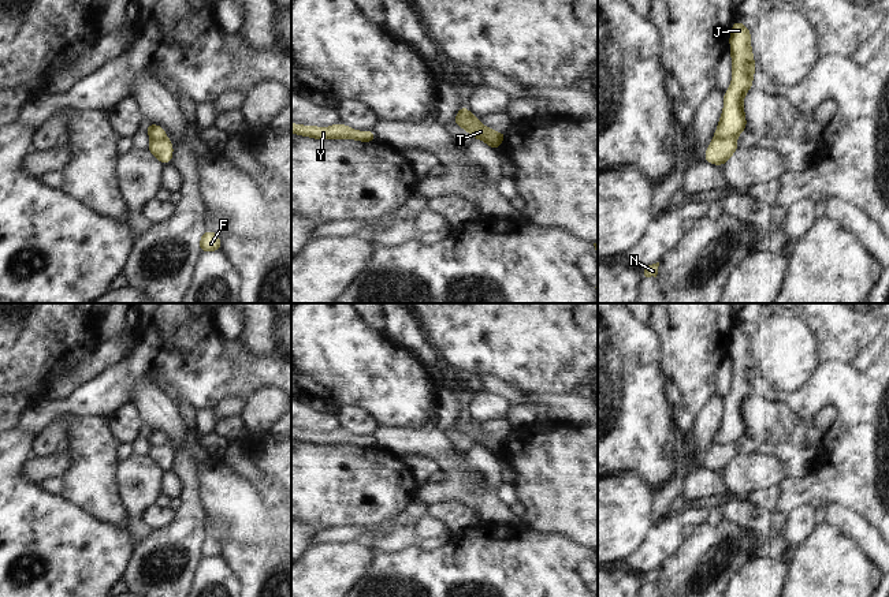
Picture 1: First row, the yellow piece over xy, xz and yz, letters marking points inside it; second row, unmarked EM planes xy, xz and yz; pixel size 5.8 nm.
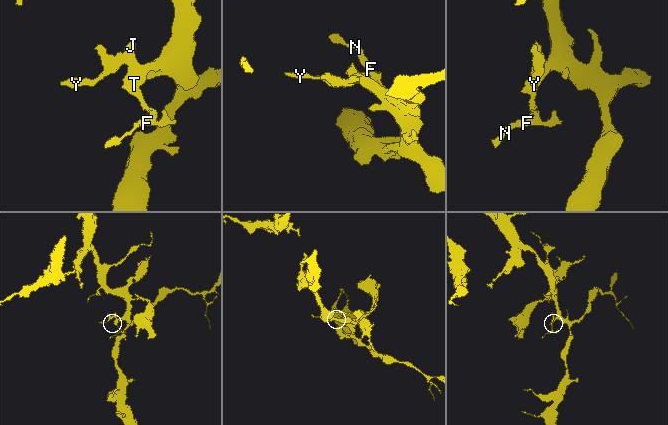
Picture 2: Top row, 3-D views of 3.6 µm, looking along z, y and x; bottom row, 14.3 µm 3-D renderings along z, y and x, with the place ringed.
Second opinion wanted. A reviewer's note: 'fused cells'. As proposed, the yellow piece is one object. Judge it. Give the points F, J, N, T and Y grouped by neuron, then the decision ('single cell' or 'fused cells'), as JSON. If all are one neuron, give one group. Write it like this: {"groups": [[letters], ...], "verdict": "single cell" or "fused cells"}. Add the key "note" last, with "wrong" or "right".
{"groups": [["F", "N"], ["J", "T", "Y"]], "verdict": "fused cells", "note": "right"}

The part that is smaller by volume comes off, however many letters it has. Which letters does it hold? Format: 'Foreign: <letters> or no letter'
Foreign: F, N

